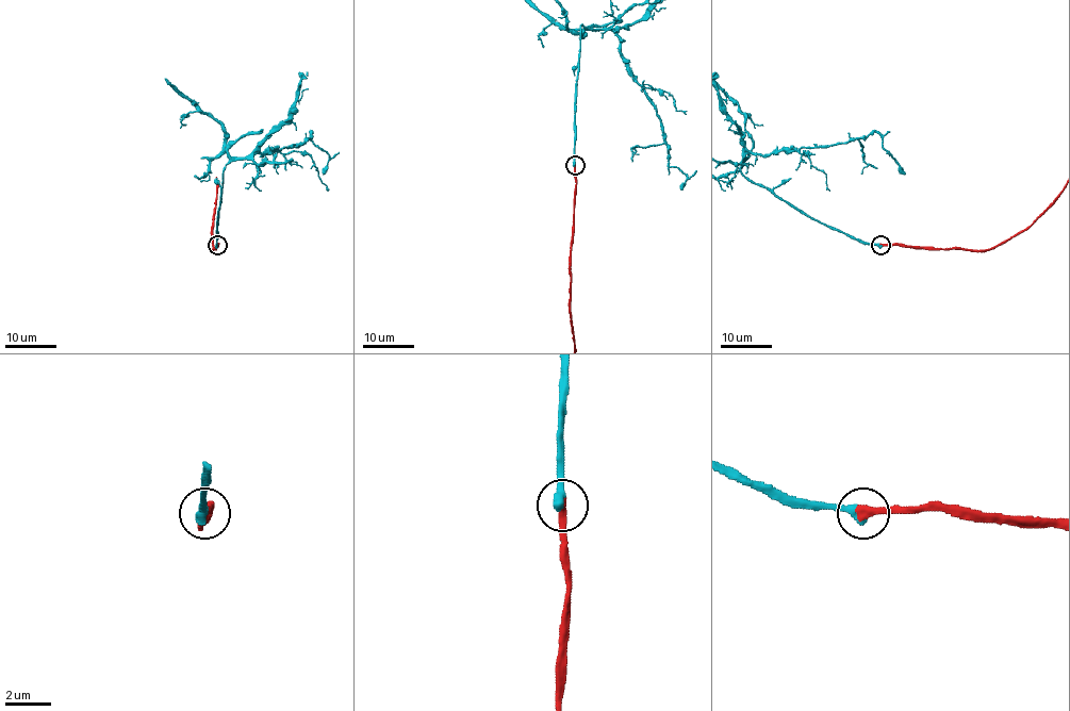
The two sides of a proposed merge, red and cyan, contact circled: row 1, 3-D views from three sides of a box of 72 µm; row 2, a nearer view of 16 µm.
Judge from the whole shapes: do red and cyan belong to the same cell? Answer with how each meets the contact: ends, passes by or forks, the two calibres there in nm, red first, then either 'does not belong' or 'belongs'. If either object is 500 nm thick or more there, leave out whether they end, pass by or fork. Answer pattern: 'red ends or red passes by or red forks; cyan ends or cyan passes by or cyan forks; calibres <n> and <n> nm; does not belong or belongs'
red ends; cyan ends; calibres 360 and 400 nm; belongs

